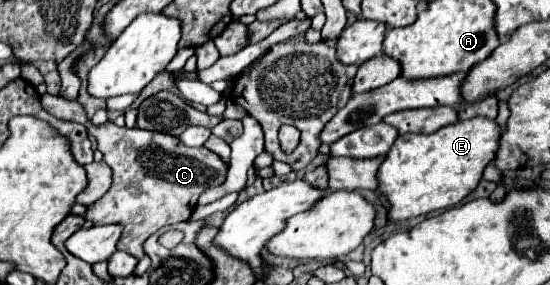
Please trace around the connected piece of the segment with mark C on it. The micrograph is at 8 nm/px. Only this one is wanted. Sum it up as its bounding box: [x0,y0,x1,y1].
[41,93,227,259]

